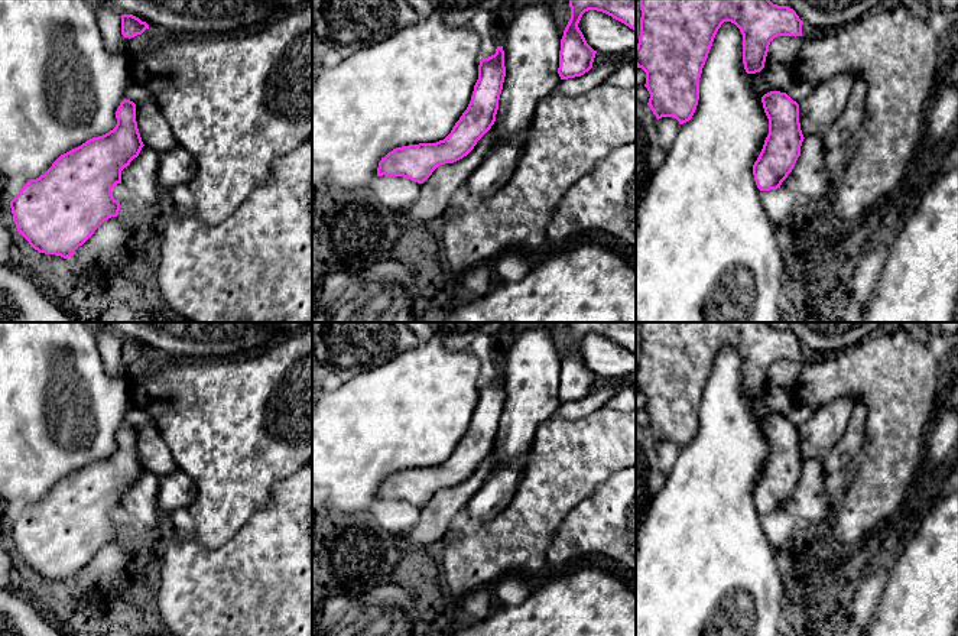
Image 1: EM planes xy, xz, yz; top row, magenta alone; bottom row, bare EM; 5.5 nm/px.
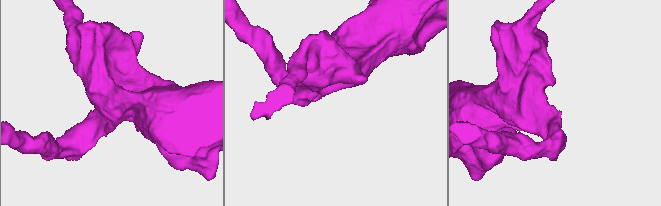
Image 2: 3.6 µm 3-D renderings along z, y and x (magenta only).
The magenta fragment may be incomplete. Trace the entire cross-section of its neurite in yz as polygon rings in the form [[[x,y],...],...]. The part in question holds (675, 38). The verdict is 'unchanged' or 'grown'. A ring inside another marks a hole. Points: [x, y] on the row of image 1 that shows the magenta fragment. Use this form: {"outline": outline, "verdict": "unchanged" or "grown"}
{"outline": [[[640,0],[640,36],[636,66],[646,72],[650,98],[647,106],[656,116],[689,121],[699,100],[699,78],[714,38],[724,22],[734,23],[743,35],[743,64],[747,74],[764,68],[770,42],[777,36],[802,36],[803,22],[787,6],[770,0]]], "verdict": "unchanged"}

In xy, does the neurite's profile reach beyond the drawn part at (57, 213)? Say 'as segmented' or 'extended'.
as segmented

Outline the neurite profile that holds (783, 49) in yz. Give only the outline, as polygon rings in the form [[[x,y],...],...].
[[[777,36],[770,42],[767,55],[779,64],[793,65],[803,42],[802,36]]]

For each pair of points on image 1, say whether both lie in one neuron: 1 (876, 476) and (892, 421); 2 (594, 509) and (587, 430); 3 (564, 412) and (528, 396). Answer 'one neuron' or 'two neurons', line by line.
1: one neuron
2: two neurons
3: two neurons

